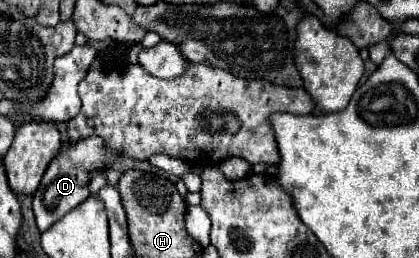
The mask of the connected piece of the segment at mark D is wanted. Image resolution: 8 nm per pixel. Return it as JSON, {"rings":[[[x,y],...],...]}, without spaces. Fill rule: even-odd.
{"rings":[[[84,138],[78,140],[78,144],[72,144],[68,150],[60,152],[52,164],[46,168],[42,182],[38,190],[34,192],[34,202],[32,210],[36,216],[36,224],[40,232],[46,232],[54,222],[58,222],[64,214],[68,214],[72,208],[76,208],[80,202],[84,202],[90,192],[88,192],[88,172],[100,170],[104,162],[112,162],[118,154],[104,150],[102,138]]]}

